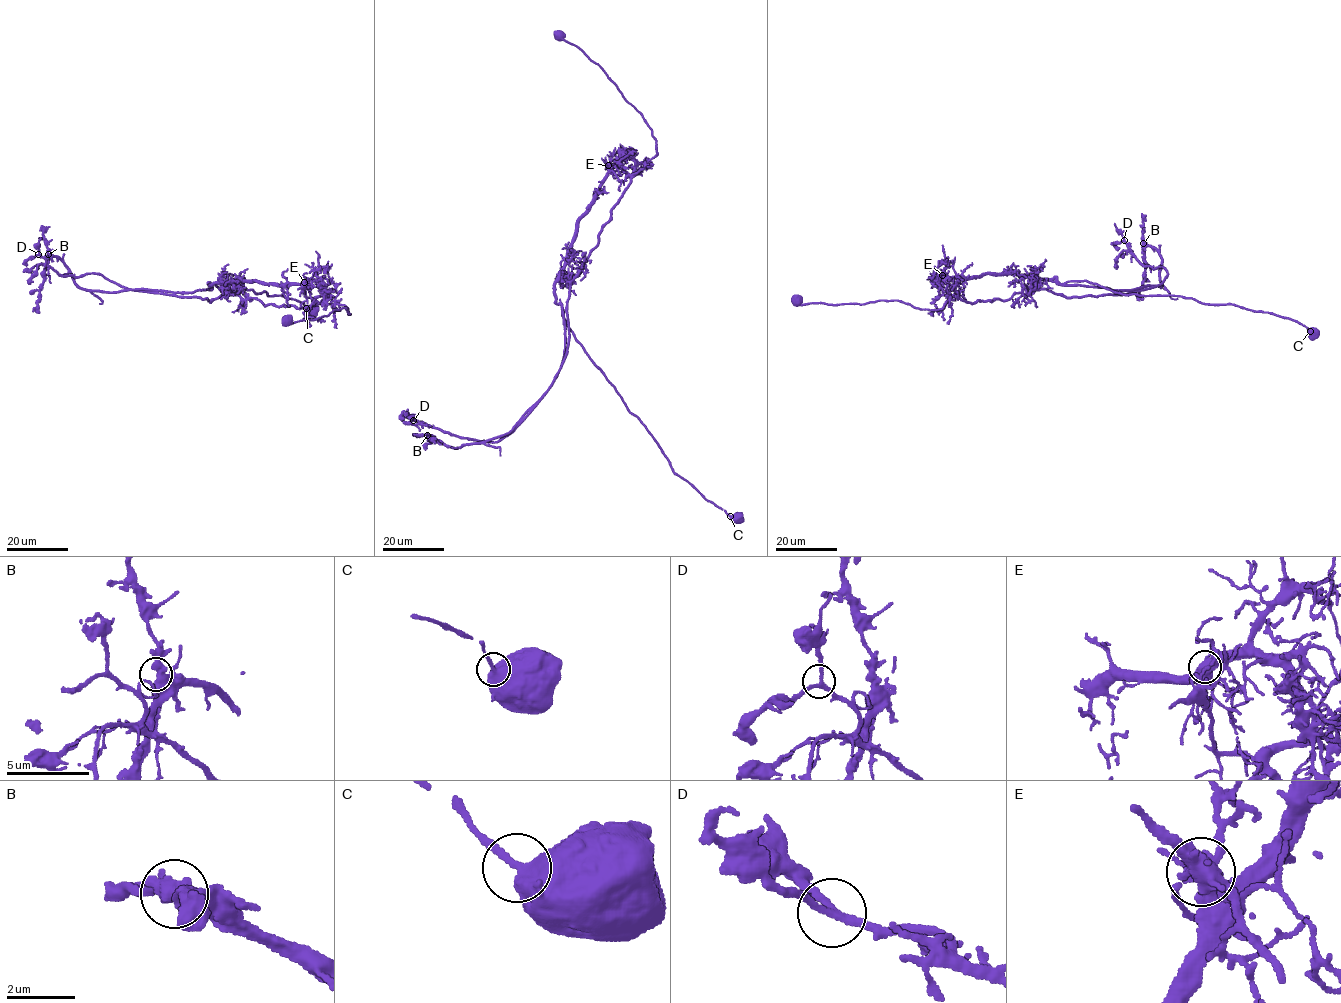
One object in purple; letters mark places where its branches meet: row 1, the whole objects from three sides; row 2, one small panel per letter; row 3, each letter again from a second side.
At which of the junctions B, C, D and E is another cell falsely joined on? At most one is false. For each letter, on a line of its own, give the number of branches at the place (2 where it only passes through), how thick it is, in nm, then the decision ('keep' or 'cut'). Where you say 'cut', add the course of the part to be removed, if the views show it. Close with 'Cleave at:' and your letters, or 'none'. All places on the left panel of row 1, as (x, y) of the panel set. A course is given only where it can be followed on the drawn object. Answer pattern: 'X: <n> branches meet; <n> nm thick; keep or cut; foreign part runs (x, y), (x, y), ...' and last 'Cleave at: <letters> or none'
B: 2 branches meet; 550 nm thick; keep
C: 2 branches meet; 480 nm thick; keep
D: 3 branches meet; 200 nm thick; keep
E: 2 branches meet; 140 nm thick; cut; foreign part runs (304, 282), (317, 302), (302, 308), (126, 289), (96, 273), (59, 275), (38, 254), (26, 266)
Cleave at: E

